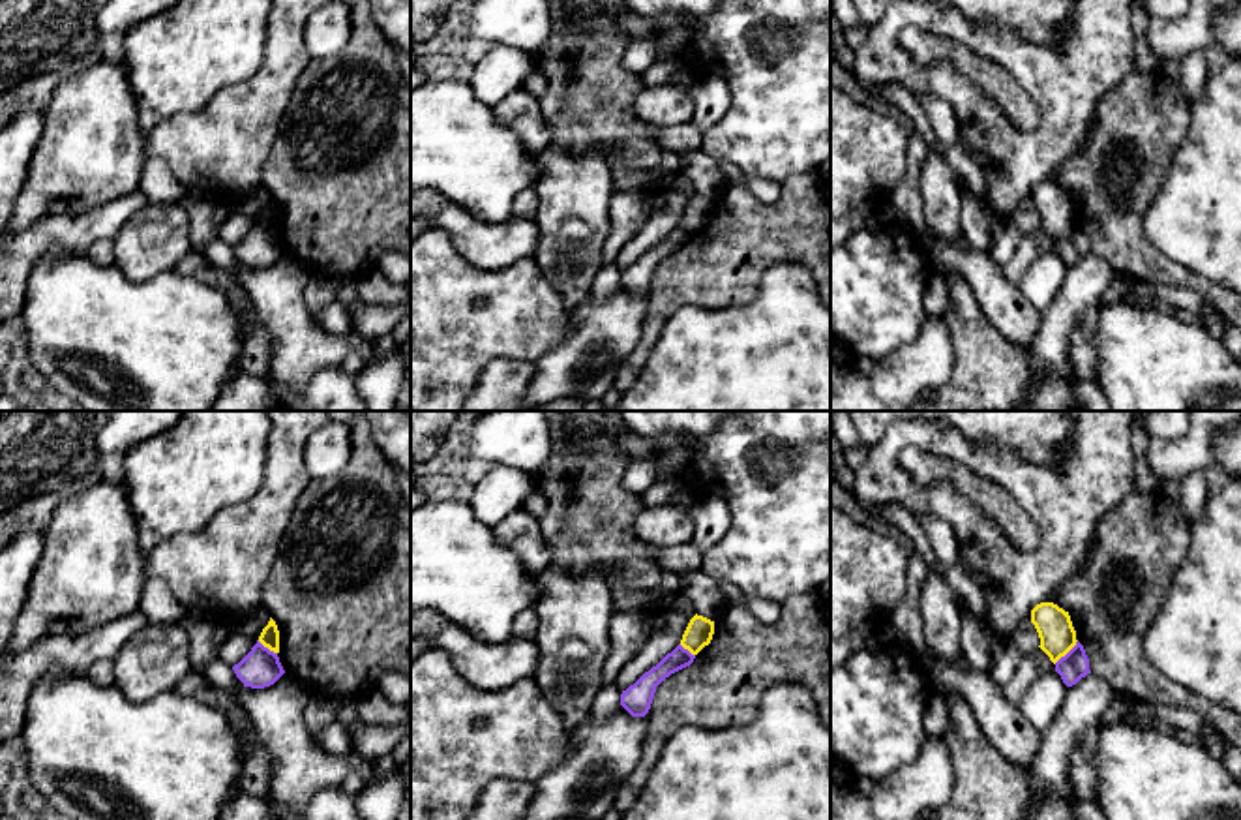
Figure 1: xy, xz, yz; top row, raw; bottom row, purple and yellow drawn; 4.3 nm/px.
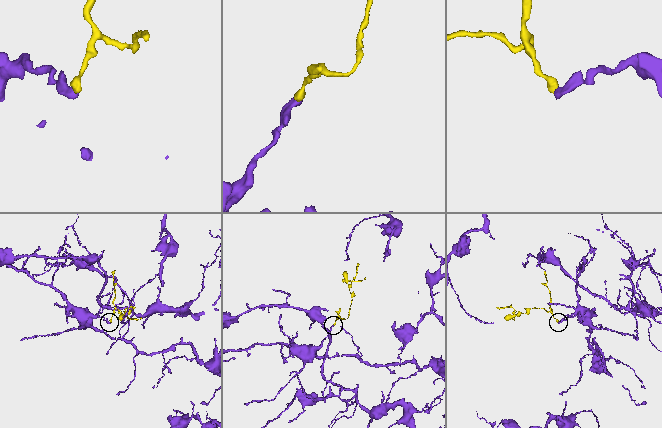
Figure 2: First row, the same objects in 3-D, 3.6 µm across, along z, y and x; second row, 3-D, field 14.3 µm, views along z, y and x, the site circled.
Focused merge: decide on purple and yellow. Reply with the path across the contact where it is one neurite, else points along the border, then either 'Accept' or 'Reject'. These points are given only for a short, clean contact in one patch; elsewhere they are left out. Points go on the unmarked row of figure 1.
Boundary: yz (1076, 220), (1054, 242). Reject

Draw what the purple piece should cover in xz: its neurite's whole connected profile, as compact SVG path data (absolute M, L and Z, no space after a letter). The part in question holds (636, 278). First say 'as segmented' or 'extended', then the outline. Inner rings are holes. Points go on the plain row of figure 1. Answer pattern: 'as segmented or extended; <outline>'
as segmented; M680 223L667 233L656 246L645 251L634 265L620 274L620 285L632 296L645 296L650 289L656 266L671 253L690 246L695 235L684 229Z

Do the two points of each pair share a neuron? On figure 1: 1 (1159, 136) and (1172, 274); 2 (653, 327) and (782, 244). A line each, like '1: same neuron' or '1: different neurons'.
1: same neuron
2: same neuron

